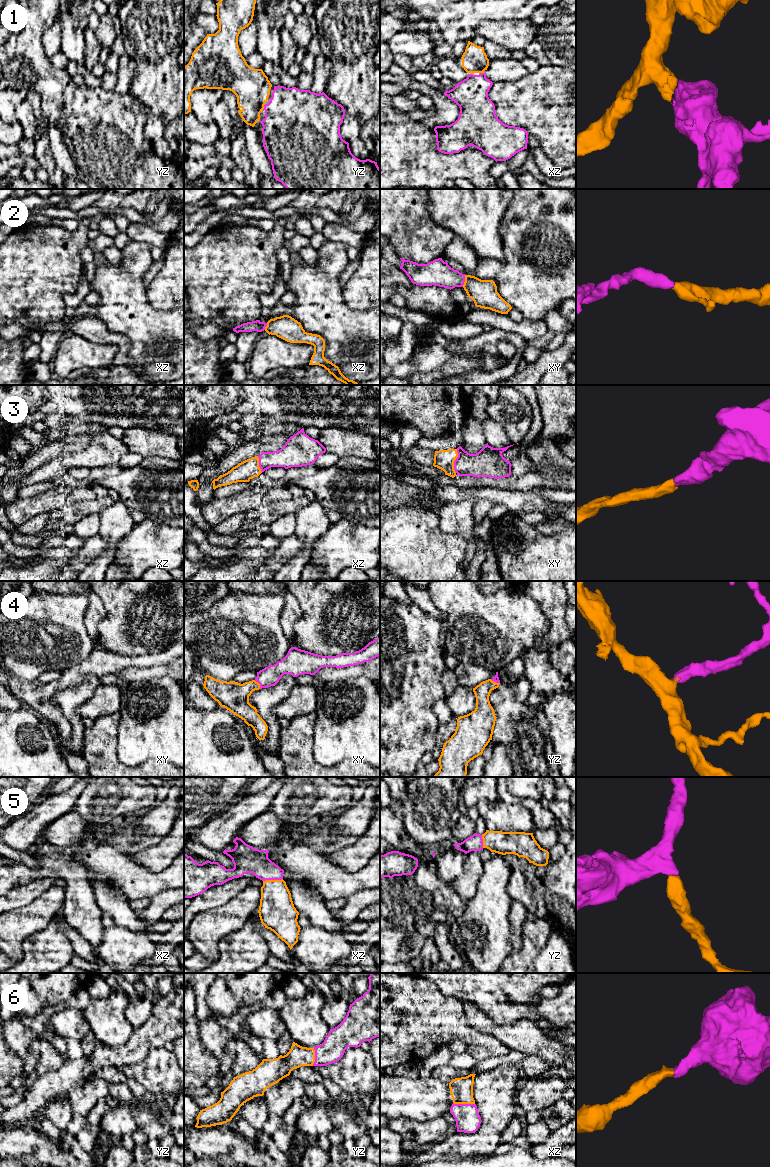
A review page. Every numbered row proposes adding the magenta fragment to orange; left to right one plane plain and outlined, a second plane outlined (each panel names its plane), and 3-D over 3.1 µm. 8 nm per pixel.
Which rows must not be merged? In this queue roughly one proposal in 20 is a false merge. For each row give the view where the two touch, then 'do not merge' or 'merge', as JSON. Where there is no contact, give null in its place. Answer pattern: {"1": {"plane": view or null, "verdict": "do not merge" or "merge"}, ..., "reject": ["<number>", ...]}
{"1": {"plane": "yz", "verdict": "merge"}, "2": {"plane": "xy", "verdict": "merge"}, "3": {"plane": "xy", "verdict": "merge"}, "4": {"plane": "xy", "verdict": "merge"}, "5": {"plane": "xz", "verdict": "merge"}, "6": {"plane": "xz", "verdict": "merge"}, "reject": []}

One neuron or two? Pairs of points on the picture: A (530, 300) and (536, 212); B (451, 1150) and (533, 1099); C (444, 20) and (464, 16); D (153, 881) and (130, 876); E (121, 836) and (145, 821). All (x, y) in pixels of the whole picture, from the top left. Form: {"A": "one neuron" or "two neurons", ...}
{"A": "one neuron", "B": "two neurons", "C": "one neuron", "D": "one neuron", "E": "one neuron"}

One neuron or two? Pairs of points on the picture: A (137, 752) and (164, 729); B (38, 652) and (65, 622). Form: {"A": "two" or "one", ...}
{"A": "one", "B": "one"}

